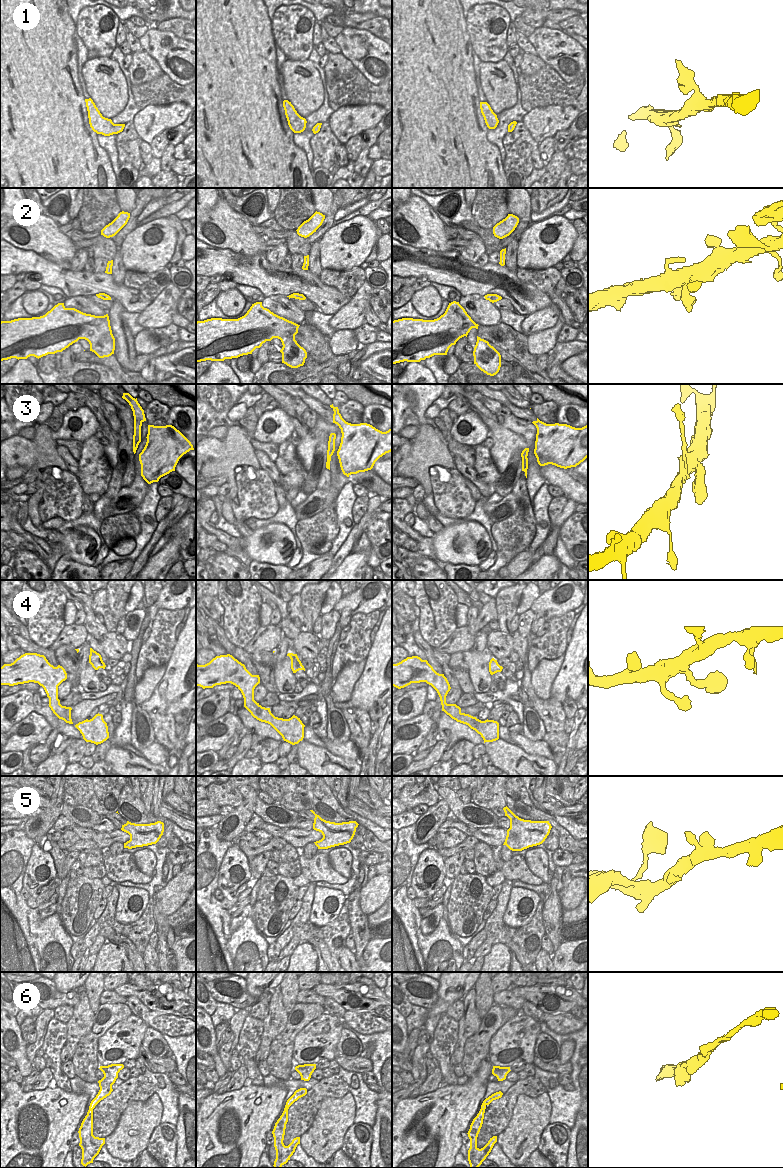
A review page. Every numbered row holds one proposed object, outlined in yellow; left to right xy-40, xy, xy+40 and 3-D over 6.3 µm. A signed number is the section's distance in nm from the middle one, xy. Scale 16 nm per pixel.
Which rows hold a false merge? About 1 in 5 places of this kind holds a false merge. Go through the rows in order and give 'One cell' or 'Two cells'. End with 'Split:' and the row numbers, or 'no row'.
1: One cell
2: One cell
3: One cell
4: One cell
5: One cell
6: One cell
Split: no row.

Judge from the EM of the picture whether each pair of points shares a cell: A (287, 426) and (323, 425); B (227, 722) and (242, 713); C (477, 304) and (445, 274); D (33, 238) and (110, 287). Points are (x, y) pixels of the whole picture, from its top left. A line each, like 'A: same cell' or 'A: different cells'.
A: different cells
B: different cells
C: different cells
D: different cells

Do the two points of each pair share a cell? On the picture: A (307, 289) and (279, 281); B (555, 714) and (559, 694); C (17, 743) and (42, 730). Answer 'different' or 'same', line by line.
A: same
B: different
C: same

